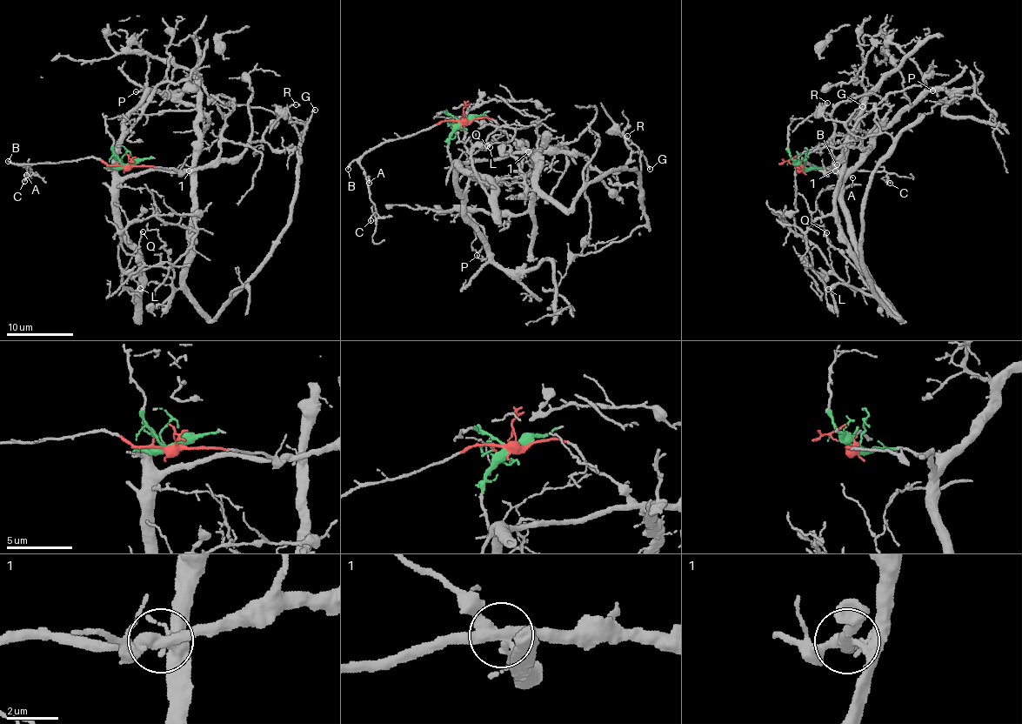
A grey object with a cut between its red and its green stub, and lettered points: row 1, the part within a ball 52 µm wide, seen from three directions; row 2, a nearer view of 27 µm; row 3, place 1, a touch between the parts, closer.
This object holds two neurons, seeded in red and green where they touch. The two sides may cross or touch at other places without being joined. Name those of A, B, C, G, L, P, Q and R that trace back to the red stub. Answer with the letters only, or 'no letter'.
A, B, C, G, R

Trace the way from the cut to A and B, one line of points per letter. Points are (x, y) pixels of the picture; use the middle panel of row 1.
A: (463, 121), (441, 121), (430, 128), (397, 139), (384, 139), (371, 148), (360, 159), (360, 168), (370, 183)
B: (463, 121), (441, 121), (430, 128), (397, 139), (384, 139), (357, 157), (348, 170)

